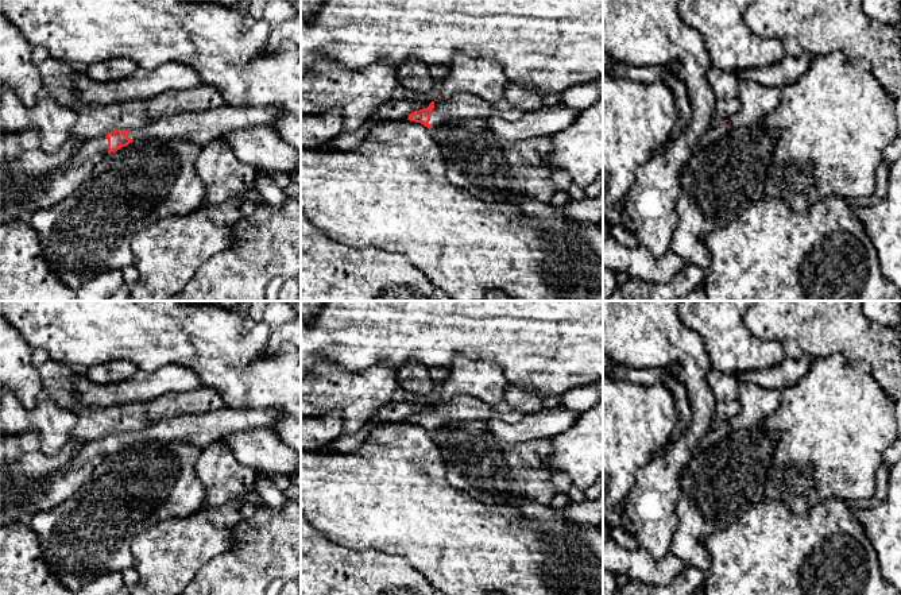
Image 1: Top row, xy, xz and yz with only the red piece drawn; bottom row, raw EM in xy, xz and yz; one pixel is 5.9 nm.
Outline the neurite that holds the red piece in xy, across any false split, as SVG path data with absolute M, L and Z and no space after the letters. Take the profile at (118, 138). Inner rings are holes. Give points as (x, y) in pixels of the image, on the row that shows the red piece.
M227 104L205 111L171 115L150 120L134 130L113 130L101 138L86 139L69 166L77 166L94 155L105 157L134 140L185 139L202 147L232 130L271 125L277 115L278 111L272 107L235 108Z

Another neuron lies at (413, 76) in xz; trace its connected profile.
M407 59L397 70L397 82L406 89L407 96L437 92L437 85L430 76L430 67L417 59Z

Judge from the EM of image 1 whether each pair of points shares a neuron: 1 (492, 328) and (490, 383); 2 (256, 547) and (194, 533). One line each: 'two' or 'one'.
1: two
2: two

